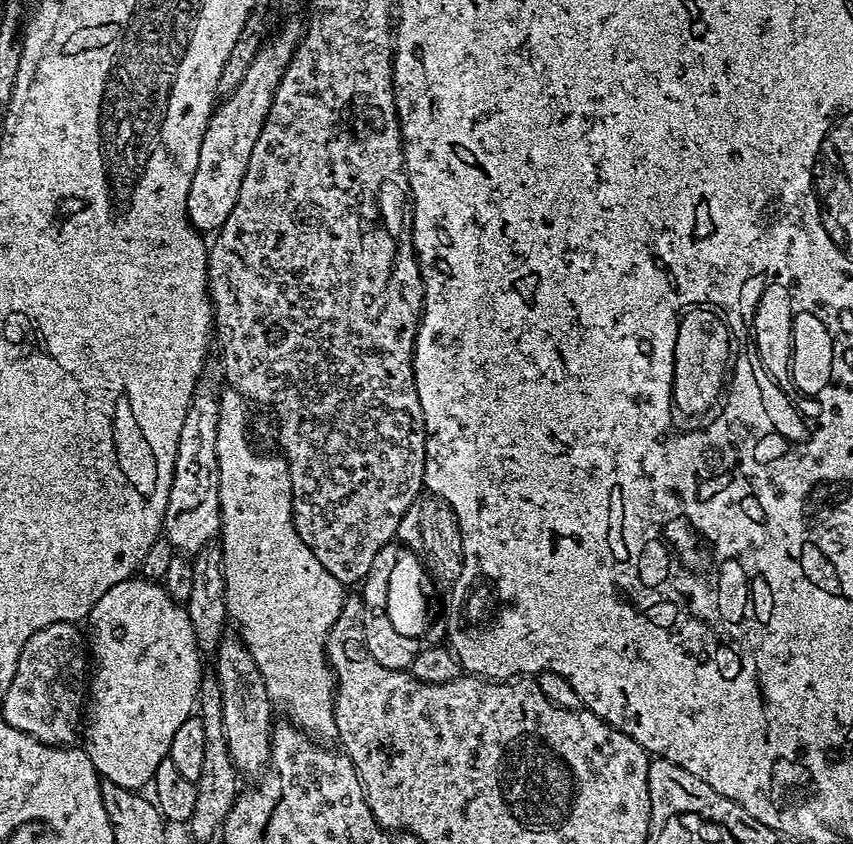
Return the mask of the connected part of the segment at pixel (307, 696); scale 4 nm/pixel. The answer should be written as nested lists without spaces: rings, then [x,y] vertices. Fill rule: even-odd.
[[[224,394],[220,397],[220,536],[224,550],[224,597],[226,598],[228,619],[233,625],[236,623],[235,631],[250,650],[250,654],[262,674],[262,682],[266,684],[266,690],[273,705],[279,711],[281,708],[288,715],[285,717],[297,728],[307,732],[309,736],[320,742],[332,742],[337,739],[336,723],[334,722],[336,682],[331,668],[328,667],[328,655],[324,653],[324,647],[334,622],[338,622],[338,614],[344,605],[346,588],[345,585],[338,582],[338,578],[334,578],[334,574],[330,574],[330,570],[326,570],[326,566],[322,566],[322,562],[318,562],[318,558],[314,558],[310,546],[306,546],[306,542],[302,542],[292,521],[292,487],[290,486],[288,462],[283,455],[263,456],[262,453],[252,449],[252,444],[248,441],[247,407],[249,408],[249,405],[242,396]]]

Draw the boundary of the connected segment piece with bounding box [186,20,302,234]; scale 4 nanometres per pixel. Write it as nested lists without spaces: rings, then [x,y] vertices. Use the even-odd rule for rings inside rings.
[[[292,20],[285,28],[278,29],[272,41],[268,40],[258,50],[254,62],[250,62],[250,70],[246,70],[246,78],[238,82],[238,88],[213,107],[208,129],[202,138],[202,150],[198,150],[198,170],[194,170],[190,194],[186,198],[188,220],[197,232],[215,234],[224,225],[226,218],[230,218],[230,210],[234,210],[234,202],[238,202],[238,190],[242,190],[242,178],[246,178],[246,166],[250,166],[250,154],[254,154],[254,142],[258,142],[258,134],[262,134],[262,126],[266,122],[266,114],[270,114],[278,82],[282,82],[282,74],[286,74],[286,66],[291,62],[301,39],[301,21]]]

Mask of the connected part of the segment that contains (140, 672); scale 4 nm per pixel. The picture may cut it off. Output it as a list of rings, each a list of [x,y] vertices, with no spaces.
[[[133,578],[118,582],[118,586],[110,586],[102,598],[92,607],[92,612],[86,617],[86,624],[92,627],[90,632],[90,660],[94,667],[90,672],[90,712],[92,708],[92,721],[88,724],[88,737],[82,741],[82,747],[87,752],[90,762],[95,766],[101,777],[110,782],[114,782],[123,788],[140,790],[151,785],[154,770],[158,770],[158,762],[167,760],[170,742],[174,742],[174,733],[186,718],[193,715],[196,704],[196,695],[200,692],[200,660],[202,653],[198,650],[196,639],[194,638],[194,626],[190,626],[188,609],[185,605],[174,602],[170,594],[164,589],[163,583],[155,580],[143,578]]]

